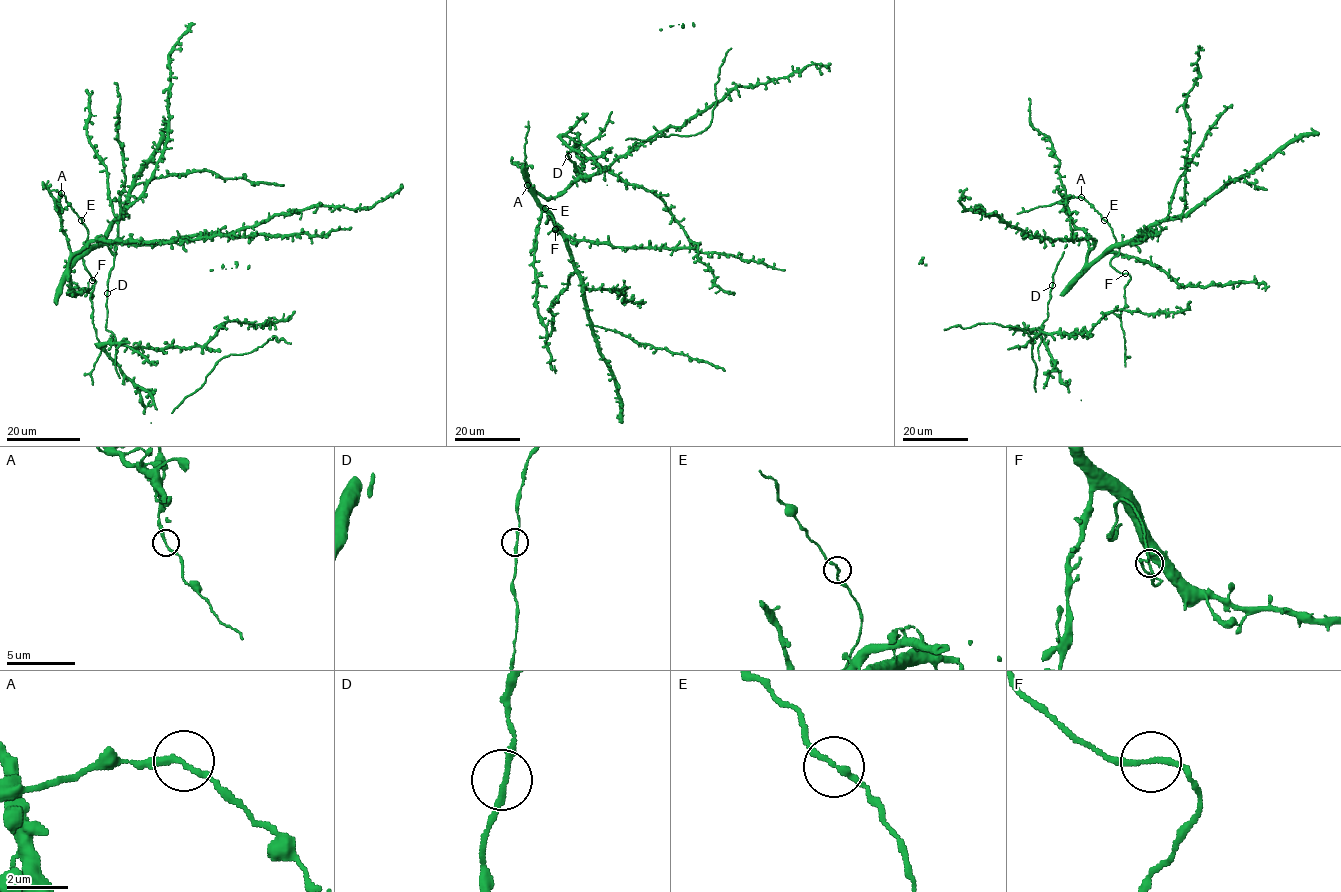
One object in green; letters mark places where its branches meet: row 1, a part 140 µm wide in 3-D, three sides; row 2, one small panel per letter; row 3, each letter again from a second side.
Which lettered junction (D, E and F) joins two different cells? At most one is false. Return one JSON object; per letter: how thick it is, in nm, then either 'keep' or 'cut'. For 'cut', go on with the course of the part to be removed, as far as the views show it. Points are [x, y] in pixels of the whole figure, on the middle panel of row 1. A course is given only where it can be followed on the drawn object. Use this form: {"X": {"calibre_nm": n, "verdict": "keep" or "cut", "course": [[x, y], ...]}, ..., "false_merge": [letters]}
{"D": {"calibre_nm": 190, "verdict": "keep"}, "E": {"calibre_nm": 180, "verdict": "keep"}, "F": {"calibre_nm": 170, "verdict": "keep"}, "false_merge": []}

